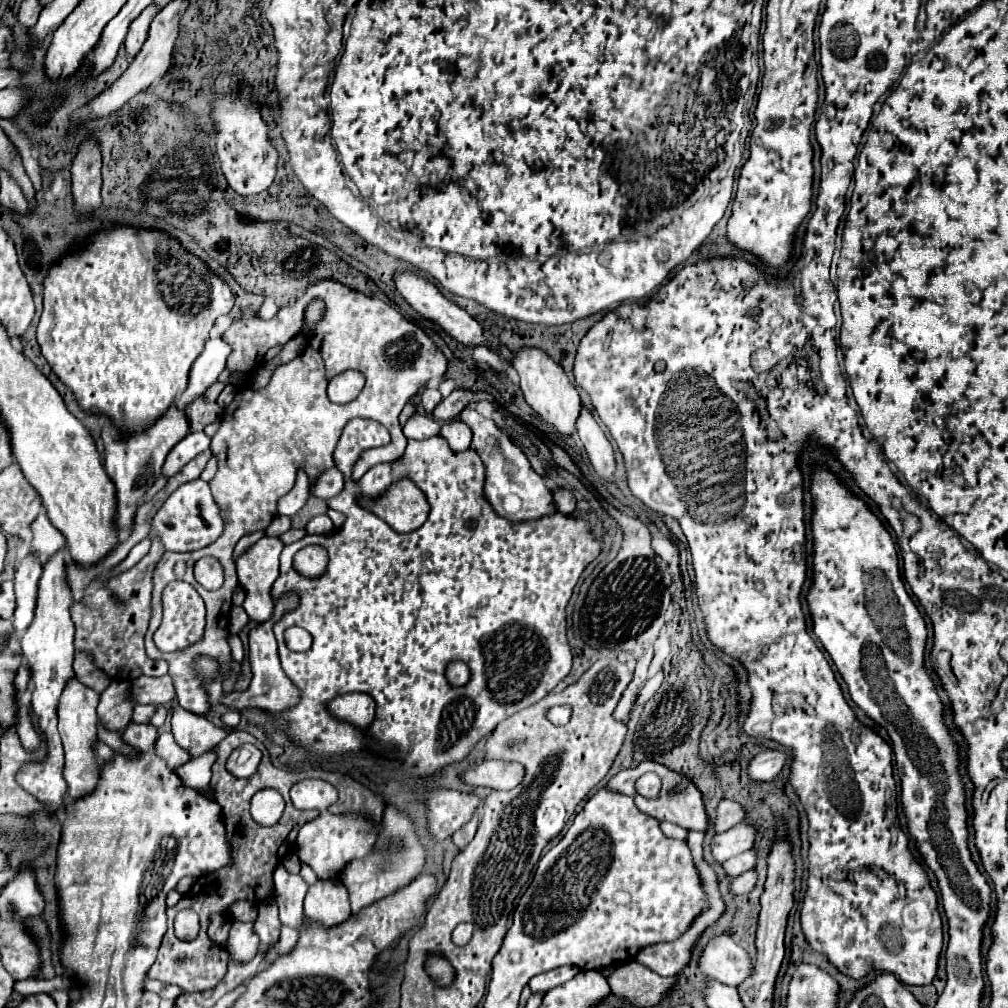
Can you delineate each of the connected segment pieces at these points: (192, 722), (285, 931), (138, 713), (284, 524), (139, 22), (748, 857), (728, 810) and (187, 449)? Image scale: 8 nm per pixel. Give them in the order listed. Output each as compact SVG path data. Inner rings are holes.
M181 706L173 708L173 734L177 738L179 746L185 746L189 754L201 756L203 752L217 746L229 732L225 728L215 726L203 716L197 716Z
M281 926L281 936L279 936L279 944L277 944L277 950L279 954L289 954L289 950L293 950L297 946L297 936L299 932L293 930L293 928L287 928L287 926Z
M137 704L133 712L133 722L149 722L155 712L157 712L155 704Z
M275 516L265 532L267 532L267 536L279 536L279 534L287 532L289 528L291 528L291 518L289 516Z
M151 2L151 4L129 24L129 32L127 32L125 42L123 42L129 56L135 56L135 54L141 50L141 46L143 46L143 42L145 42L145 38L147 38L149 22L153 20L153 16L155 16L157 12L159 12L159 8L155 6L155 2Z
M747 850L747 852L737 854L737 856L729 858L727 862L723 862L723 868L731 878L737 878L739 874L751 870L755 864L757 864L757 852L755 850Z
M721 800L721 804L717 806L717 818L715 818L715 830L717 832L725 832L731 826L739 824L745 818L745 810L739 802L735 800Z
M189 432L169 454L167 462L163 464L163 476L171 478L177 474L189 460L193 460L197 454L205 452L209 448L211 440L205 436L205 432Z

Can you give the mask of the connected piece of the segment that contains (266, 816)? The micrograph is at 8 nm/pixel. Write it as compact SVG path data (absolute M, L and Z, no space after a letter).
M275 788L259 790L250 804L250 813L263 826L272 826L281 818L285 808L283 796Z

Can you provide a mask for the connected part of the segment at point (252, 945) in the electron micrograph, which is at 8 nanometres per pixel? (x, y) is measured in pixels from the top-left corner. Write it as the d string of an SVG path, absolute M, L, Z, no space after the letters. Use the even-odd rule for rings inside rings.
M235 922L231 926L227 950L233 958L233 962L245 964L245 962L253 960L255 954L257 954L257 946L259 946L259 936L253 932L253 924Z

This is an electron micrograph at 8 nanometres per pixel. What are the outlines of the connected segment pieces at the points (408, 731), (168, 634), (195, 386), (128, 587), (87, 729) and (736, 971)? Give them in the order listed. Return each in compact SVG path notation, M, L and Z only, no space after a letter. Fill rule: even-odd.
M353 418L345 426L345 430L343 430L343 434L339 438L339 444L337 444L337 448L333 452L335 466L345 476L345 488L335 498L325 500L328 508L331 507L333 510L347 514L345 524L341 526L339 532L333 532L331 536L305 536L305 538L293 542L293 544L287 544L283 548L283 552L281 552L281 574L275 580L271 594L274 598L279 598L279 594L295 592L295 594L299 594L299 606L297 606L297 610L285 612L283 618L279 622L275 622L277 626L273 626L273 630L275 630L275 636L277 636L277 642L279 642L279 658L281 658L283 670L293 680L293 684L297 684L301 688L301 702L299 702L299 706L291 708L289 712L271 714L271 716L275 718L275 722L297 744L305 746L313 754L321 754L321 756L325 756L325 754L327 756L333 756L333 754L355 754L355 752L367 748L365 740L363 740L363 732L353 728L353 726L349 726L349 724L341 724L339 720L329 716L325 704L331 698L341 696L345 692L367 692L369 696L373 696L373 700L377 704L377 716L375 716L375 722L369 728L369 736L373 740L377 740L383 748L393 748L393 750L399 752L401 772L403 774L431 774L431 772L435 772L435 770L439 770L439 768L443 768L443 766L447 766L451 762L463 760L471 752L471 748L477 744L477 740L485 738L501 720L509 718L511 714L515 714L515 712L519 712L519 710L523 710L527 706L537 704L541 698L545 698L571 672L573 654L571 654L571 646L567 642L565 606L567 606L567 602L569 602L569 598L573 594L573 588L575 588L579 576L587 568L587 564L591 564L599 556L601 540L597 540L593 536L589 522L585 522L585 520L571 520L571 518L567 518L561 512L545 514L541 518L533 518L533 520L527 520L527 522L511 522L511 520L499 516L497 512L493 512L493 506L489 504L489 500L485 498L485 492L483 492L485 464L481 462L479 454L475 450L471 450L471 448L463 450L463 452L453 452L443 436L431 436L427 440L407 440L407 454L405 454L405 458L401 462L397 462L397 464L377 464L359 482L353 482L351 480L351 472L353 472L353 466L355 466L360 453L364 449L379 447L389 442L390 434L387 428L383 424L379 424L379 422L375 422L375 420ZM397 472L409 472L411 480L417 482L417 486L423 490L423 494L427 496L427 500L431 504L431 512L429 512L427 522L419 530L409 532L409 534L399 534L399 532L391 530L391 526L387 526L381 518L377 518L375 514L369 514L367 510L363 510L357 504L357 494L377 494L377 490L389 488L393 482L397 482ZM307 544L319 544L319 546L325 546L329 550L329 568L327 568L327 574L323 578L307 580L307 578L299 576L291 568L291 560L293 560L294 554L299 548L303 548ZM287 626L301 626L301 628L305 628L313 636L313 646L307 652L291 652L291 650L287 650L285 640L283 640L283 632L287 630ZM451 660L465 660L469 664L469 668L471 668L471 680L465 686L461 686L461 688L453 688L447 682L445 674L443 674L443 670L447 668L447 664Z
M171 582L163 594L163 624L155 634L155 644L161 652L175 652L191 646L203 636L206 624L206 609L203 598L197 590L185 582Z
M221 334L209 338L205 342L203 352L199 354L199 358L191 368L187 390L181 394L179 400L175 400L175 404L185 408L185 402L189 402L189 398L197 398L197 394L205 392L213 382L217 382L219 374L225 370L229 354L231 354L231 346L223 340Z
M159 538L151 540L151 550L133 568L125 570L119 578L111 578L107 584L97 586L89 592L83 602L75 602L71 616L75 622L75 648L89 650L95 656L95 664L105 670L111 678L133 680L141 674L163 676L169 666L165 660L151 660L145 654L143 638L151 620L151 592L153 592L153 570L161 560L165 548Z
M71 678L65 684L65 690L59 698L59 706L57 706L57 716L59 716L59 734L63 740L63 748L65 748L65 770L63 776L67 780L69 786L69 794L71 798L81 798L83 794L87 794L89 790L93 790L93 786L97 784L97 774L99 774L99 760L93 754L93 744L97 740L97 708L99 704L99 694L87 686L83 686L77 678Z
M729 934L709 940L701 954L699 966L713 980L735 988L753 974L753 960L733 942Z

